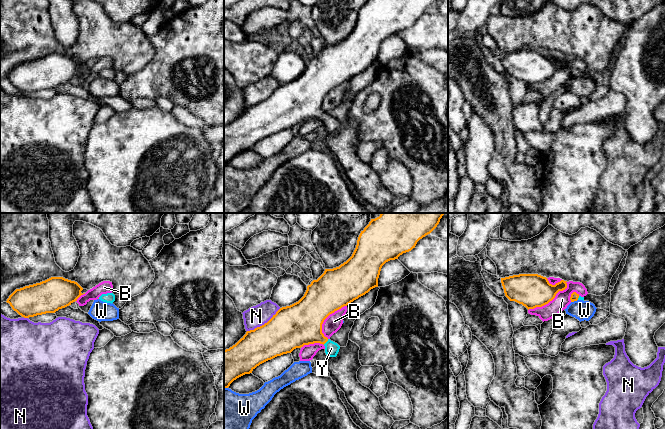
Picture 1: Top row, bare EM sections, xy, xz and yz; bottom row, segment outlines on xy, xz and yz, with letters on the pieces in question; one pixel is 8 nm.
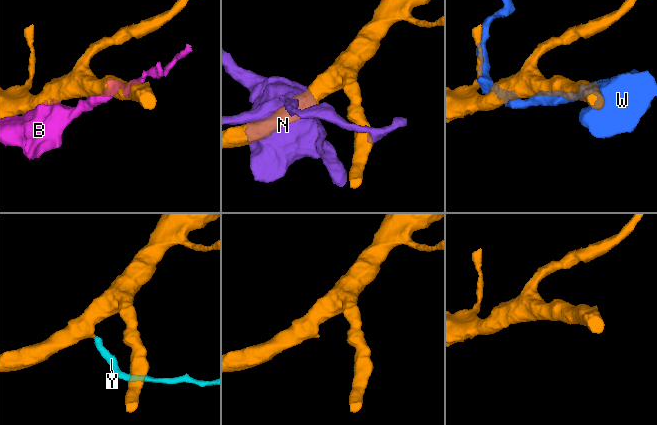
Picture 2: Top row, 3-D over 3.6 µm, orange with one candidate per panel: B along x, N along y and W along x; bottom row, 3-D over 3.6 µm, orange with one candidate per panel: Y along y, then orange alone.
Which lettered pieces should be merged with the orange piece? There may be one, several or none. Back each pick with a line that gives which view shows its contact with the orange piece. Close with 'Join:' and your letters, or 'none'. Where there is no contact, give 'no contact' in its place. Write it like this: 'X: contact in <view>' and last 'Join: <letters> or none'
Y: contact in xz
Join: Y

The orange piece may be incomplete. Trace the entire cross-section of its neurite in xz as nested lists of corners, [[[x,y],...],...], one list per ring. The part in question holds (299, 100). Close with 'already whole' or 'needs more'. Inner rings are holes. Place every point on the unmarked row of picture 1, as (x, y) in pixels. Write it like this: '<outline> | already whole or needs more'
[[[368,0],[361,7],[356,24],[352,32],[339,43],[325,45],[324,49],[317,55],[313,56],[307,62],[304,72],[296,79],[280,84],[275,91],[264,101],[247,107],[246,110],[232,123],[224,126],[224,164],[237,154],[250,150],[260,140],[271,136],[277,132],[291,129],[296,124],[304,121],[320,119],[325,122],[325,129],[328,133],[336,133],[340,122],[328,115],[322,109],[322,100],[324,96],[335,87],[347,82],[354,76],[368,69],[371,65],[378,63],[378,54],[382,42],[390,37],[398,35],[403,29],[415,24],[417,18],[430,10],[438,0]]] | needs more

